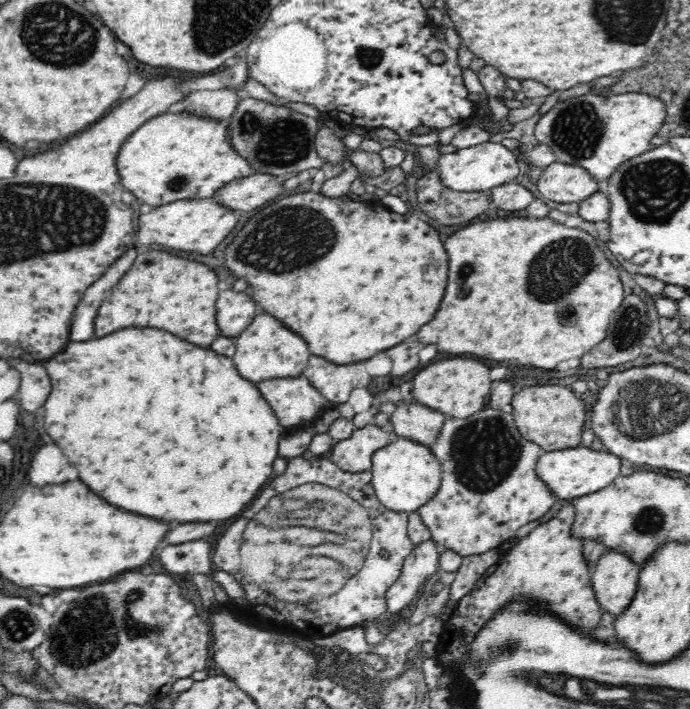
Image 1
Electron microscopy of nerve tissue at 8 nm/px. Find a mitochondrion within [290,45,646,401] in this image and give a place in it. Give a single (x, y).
(561, 265)

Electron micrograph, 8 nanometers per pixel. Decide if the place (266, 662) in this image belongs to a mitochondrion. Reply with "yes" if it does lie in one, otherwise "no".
no

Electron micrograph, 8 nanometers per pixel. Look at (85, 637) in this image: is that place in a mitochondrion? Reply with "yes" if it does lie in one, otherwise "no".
yes

